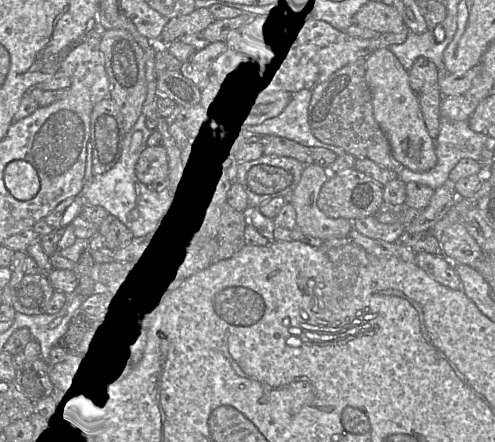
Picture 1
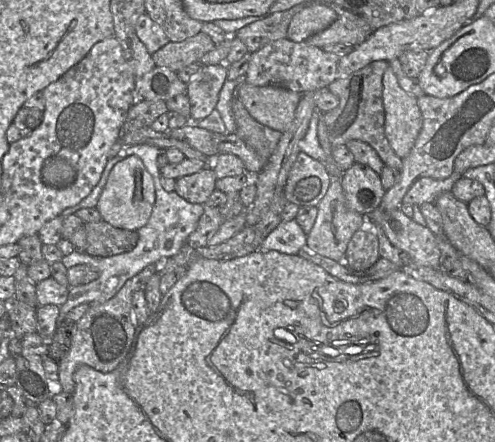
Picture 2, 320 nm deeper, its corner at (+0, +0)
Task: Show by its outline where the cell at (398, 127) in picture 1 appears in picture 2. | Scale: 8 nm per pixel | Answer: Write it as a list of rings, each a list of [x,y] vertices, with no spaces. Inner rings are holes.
[[[391,66],[383,75],[385,136],[396,155],[404,159],[411,151],[422,128],[418,98],[405,92]]]

